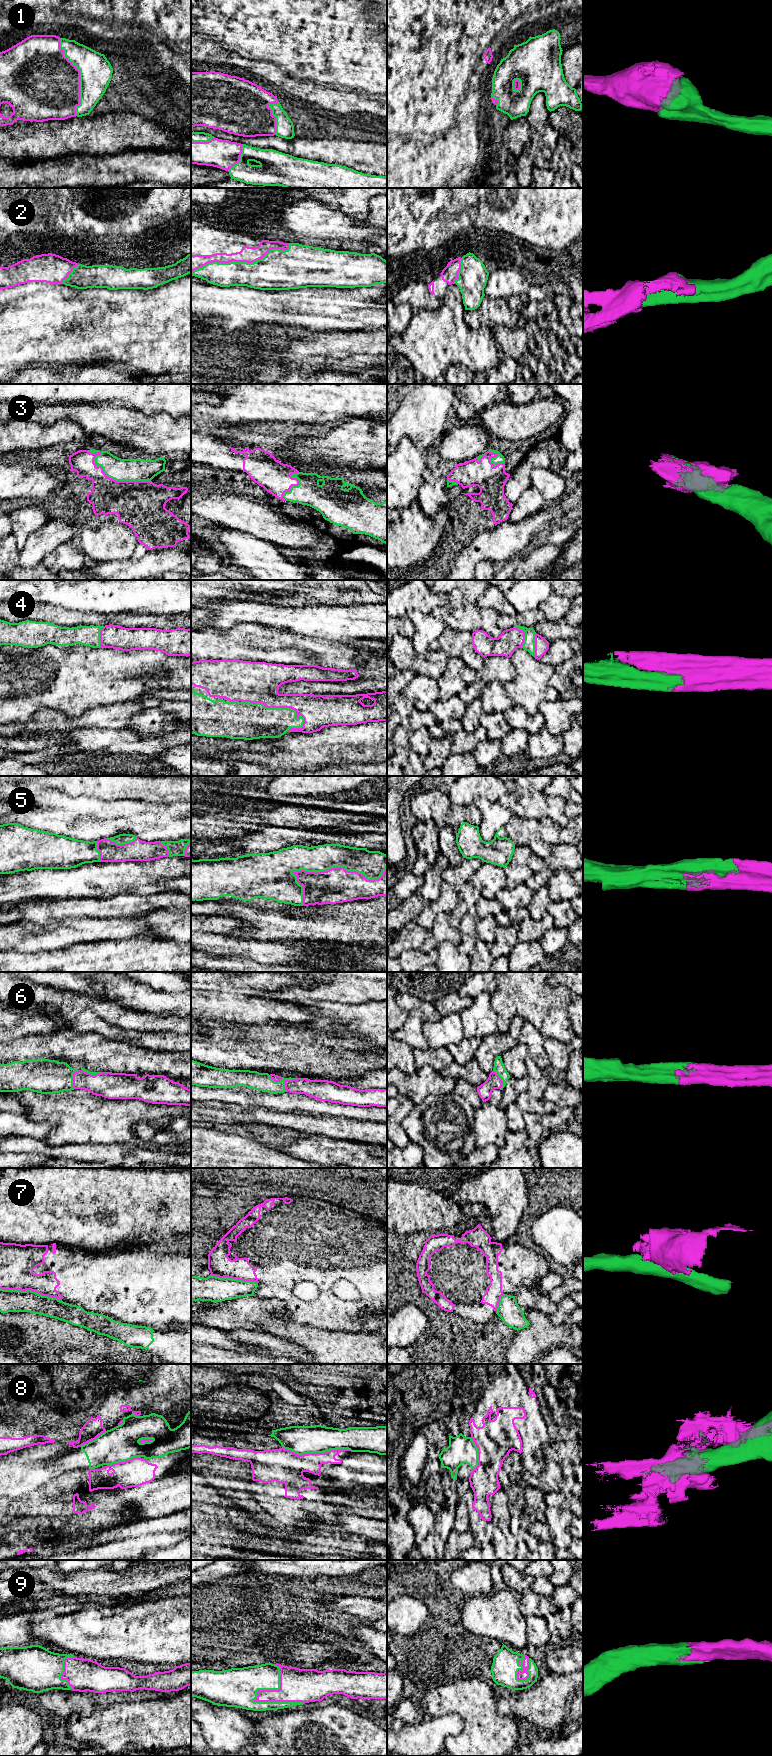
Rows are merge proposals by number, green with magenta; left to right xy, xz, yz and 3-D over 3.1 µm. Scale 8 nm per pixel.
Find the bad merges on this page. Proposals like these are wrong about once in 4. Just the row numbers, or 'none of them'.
7, 8

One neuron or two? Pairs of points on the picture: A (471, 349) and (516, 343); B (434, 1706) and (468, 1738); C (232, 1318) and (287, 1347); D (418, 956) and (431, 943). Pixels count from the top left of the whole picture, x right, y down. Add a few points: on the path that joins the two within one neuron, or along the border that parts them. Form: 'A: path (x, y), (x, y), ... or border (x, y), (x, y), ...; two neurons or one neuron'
A: border (492, 330), (497, 344); two neurons
B: path (447, 1707), (457, 1707), (469, 1719), (469, 1725); one neuron
C: border (232, 1331), (256, 1330), (267, 1332), (278, 1338); two neurons
D: border (436, 948), (430, 951), (420, 950); two neurons

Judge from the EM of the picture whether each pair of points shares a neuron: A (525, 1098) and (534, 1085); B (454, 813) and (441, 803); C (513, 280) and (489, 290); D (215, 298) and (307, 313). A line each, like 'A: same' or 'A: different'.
A: different
B: same
C: same
D: same

